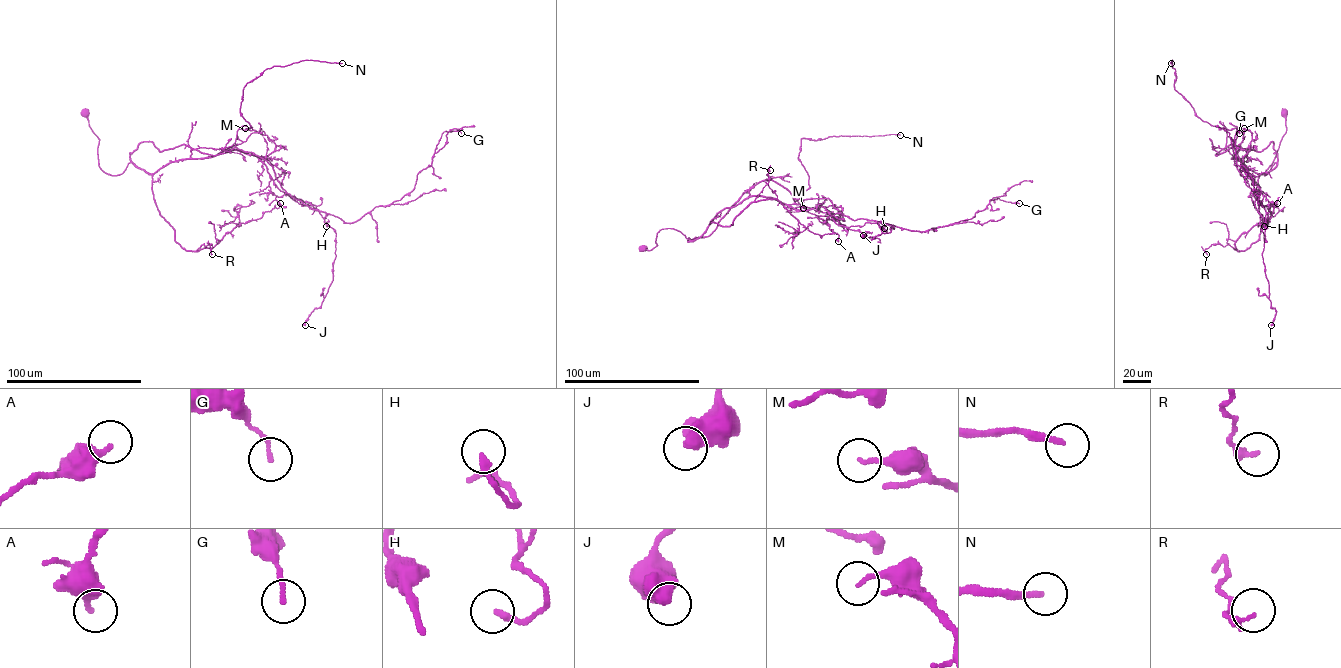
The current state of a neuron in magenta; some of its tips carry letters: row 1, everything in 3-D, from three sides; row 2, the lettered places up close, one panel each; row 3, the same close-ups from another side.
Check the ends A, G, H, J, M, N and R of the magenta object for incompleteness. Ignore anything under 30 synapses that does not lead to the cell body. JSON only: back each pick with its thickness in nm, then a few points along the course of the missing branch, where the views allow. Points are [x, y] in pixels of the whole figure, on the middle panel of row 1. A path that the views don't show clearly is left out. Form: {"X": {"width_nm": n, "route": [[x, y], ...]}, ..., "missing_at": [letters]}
{"N": {"width_nm": 200, "route": [[900, 135], [916, 137], [933, 134], [976, 142], [1001, 140], [1019, 155]]}, "missing_at": ["N"]}

